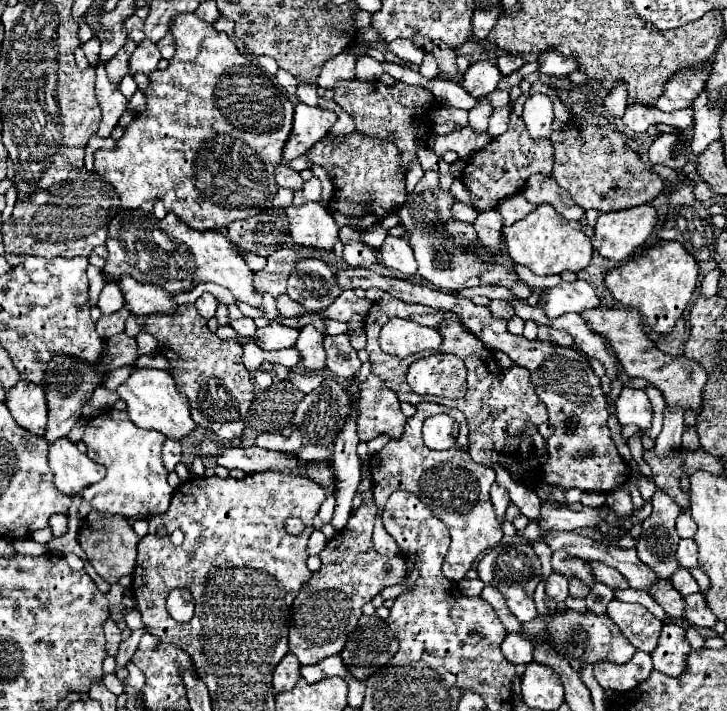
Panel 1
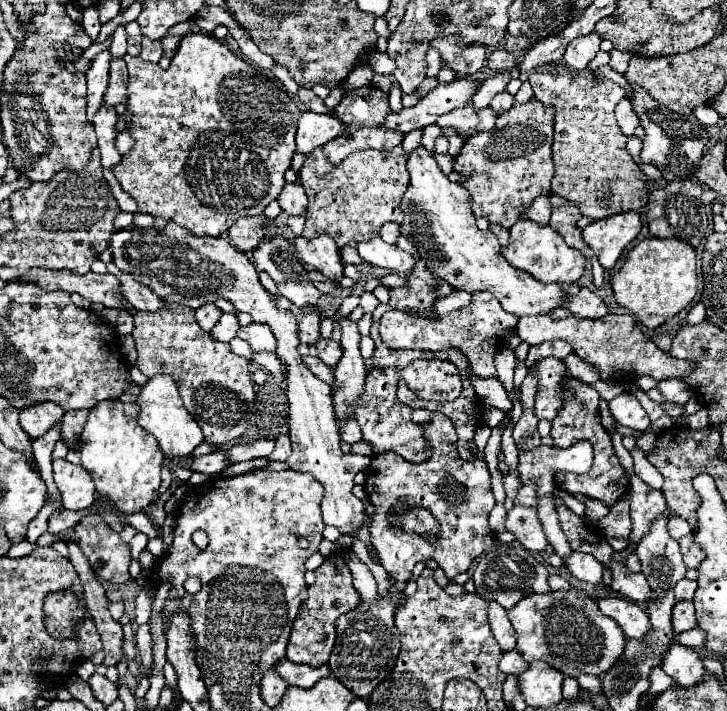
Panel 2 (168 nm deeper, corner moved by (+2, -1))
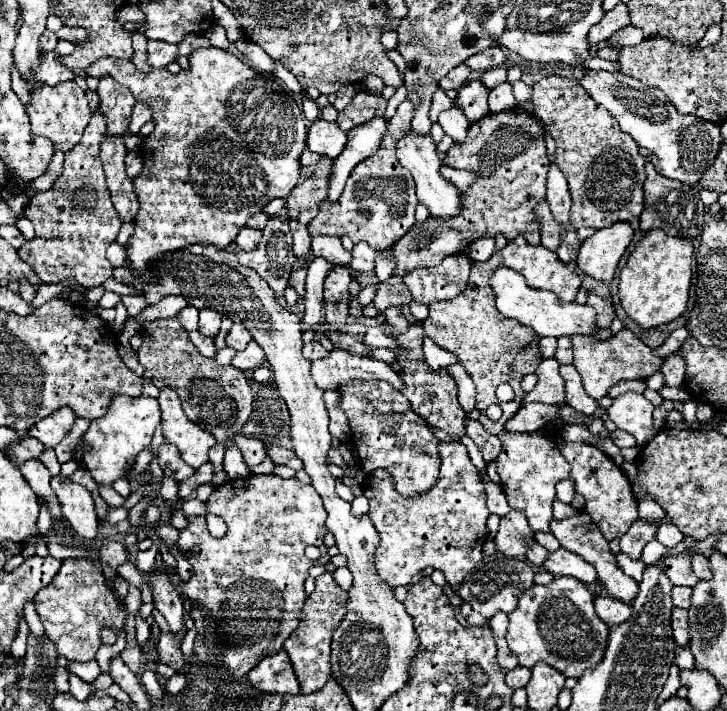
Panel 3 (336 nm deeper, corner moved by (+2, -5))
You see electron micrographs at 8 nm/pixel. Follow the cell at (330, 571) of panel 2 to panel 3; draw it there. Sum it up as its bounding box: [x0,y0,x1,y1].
[284,572,346,694]

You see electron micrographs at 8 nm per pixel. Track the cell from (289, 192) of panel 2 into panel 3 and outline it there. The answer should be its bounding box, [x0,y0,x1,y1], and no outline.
[290,220,310,260]

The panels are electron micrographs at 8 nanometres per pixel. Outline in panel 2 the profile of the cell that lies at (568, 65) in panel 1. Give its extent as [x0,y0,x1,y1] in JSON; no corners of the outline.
[564,32,602,70]

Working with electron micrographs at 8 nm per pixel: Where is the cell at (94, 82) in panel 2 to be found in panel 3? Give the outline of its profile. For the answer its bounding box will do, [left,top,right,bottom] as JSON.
[18,112,120,288]

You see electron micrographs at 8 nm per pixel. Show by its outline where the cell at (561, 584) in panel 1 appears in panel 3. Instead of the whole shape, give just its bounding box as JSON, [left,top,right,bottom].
[526,542,548,566]

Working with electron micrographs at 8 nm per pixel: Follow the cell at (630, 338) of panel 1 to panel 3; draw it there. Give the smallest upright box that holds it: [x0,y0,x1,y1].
[572,330,662,398]

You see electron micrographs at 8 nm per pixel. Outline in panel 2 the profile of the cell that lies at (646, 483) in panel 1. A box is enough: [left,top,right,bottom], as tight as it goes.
[630,478,666,542]

